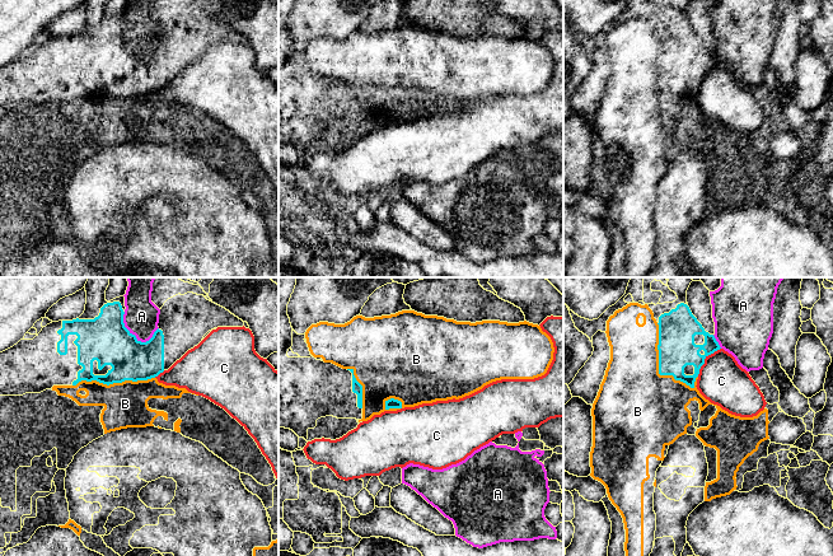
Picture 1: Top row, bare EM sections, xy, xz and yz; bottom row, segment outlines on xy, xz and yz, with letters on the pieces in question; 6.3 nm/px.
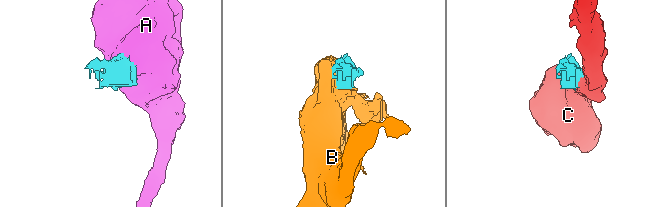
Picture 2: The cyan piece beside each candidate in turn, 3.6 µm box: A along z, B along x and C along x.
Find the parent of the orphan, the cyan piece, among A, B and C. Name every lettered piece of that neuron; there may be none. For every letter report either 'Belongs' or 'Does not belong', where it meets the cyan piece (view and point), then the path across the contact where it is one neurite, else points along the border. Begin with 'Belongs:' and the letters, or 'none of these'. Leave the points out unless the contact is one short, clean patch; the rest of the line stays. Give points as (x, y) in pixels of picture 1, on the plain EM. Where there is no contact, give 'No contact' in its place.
Belongs: none of these
A: Does not belong. Touches cyan at xy (135, 51)
B: Does not belong. Touches cyan at yz (659, 80)
C: Does not belong. Touches cyan at yz (703, 75)

